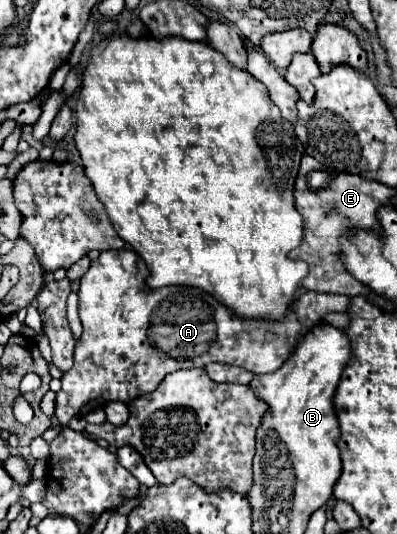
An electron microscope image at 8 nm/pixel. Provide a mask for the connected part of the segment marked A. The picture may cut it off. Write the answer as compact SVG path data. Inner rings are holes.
M107 249L103 251L95 263L91 263L89 271L81 279L79 287L79 317L83 323L83 335L75 347L75 363L61 377L61 391L55 399L55 415L61 425L67 425L77 415L87 415L89 411L103 407L111 401L129 403L135 397L155 391L165 375L177 369L193 369L205 367L207 363L219 361L227 365L245 367L247 371L271 373L289 357L295 343L313 327L319 319L323 319L331 311L349 309L349 295L329 295L305 291L289 309L289 317L283 321L267 321L267 319L239 319L231 315L219 301L215 301L205 291L193 287L165 287L165 289L149 289L145 285L147 277L145 261L131 249Z

